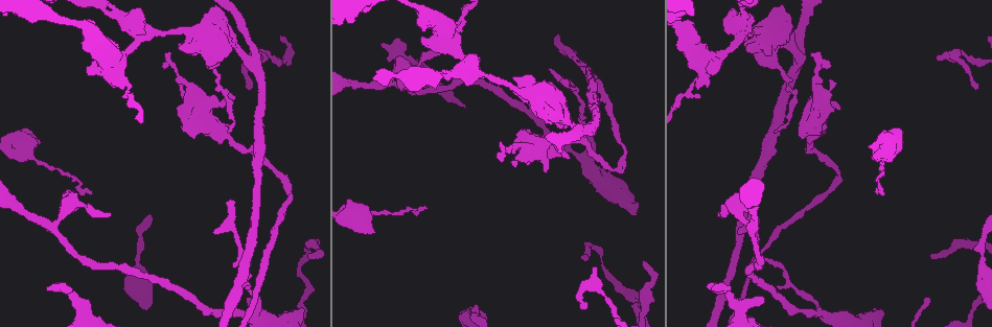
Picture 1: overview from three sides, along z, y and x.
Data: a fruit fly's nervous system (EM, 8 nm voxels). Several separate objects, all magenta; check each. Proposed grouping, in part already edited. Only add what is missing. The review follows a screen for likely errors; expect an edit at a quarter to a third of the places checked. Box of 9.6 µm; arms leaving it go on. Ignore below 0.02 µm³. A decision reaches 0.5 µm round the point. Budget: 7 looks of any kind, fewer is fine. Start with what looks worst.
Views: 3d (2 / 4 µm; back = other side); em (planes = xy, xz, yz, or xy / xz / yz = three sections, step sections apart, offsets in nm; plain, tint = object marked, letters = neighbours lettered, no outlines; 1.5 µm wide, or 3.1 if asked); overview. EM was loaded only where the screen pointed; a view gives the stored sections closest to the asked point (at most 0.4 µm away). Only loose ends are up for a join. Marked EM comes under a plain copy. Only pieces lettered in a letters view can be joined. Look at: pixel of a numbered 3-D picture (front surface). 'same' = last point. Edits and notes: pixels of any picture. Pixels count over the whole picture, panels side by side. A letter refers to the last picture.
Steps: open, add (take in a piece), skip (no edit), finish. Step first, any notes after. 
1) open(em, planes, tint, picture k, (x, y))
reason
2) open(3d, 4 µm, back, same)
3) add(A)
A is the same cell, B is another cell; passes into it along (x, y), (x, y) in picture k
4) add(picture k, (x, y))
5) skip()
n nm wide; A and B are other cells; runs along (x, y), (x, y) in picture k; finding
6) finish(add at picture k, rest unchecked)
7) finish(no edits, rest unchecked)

open(3d, 2 µm, picture 1, (47, 290))
free end

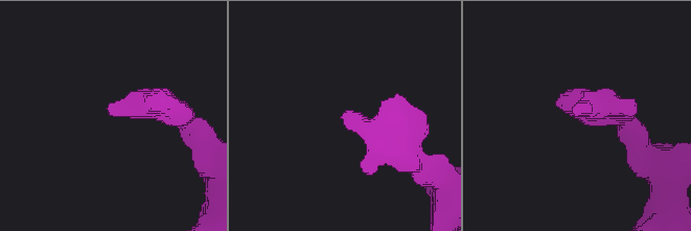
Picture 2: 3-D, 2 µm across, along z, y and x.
open(em, planes, letters, picture 2, (341, 117))
now the EM

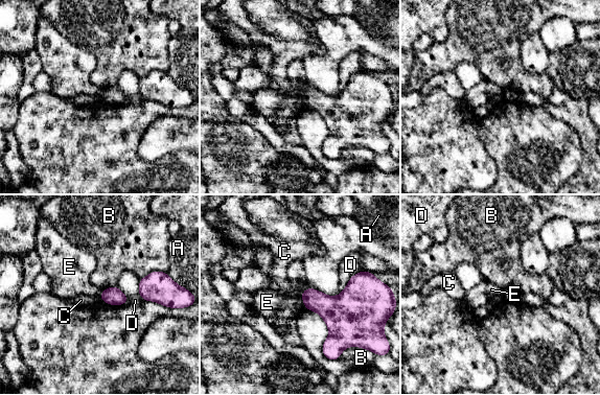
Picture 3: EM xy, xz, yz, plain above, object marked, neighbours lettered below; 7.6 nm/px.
skip()
140 nm wide; A, B, C, D and E are other cells; none of them fits

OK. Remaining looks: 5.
open(3d, 4 µm, picture 1, (499, 142))
an open end

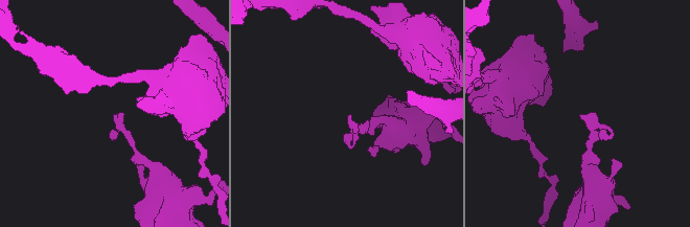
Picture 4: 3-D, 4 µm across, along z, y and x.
open(em, 3.1 µm, xz, step 8, letters, picture 4, (350, 114))
shape alone is not enough

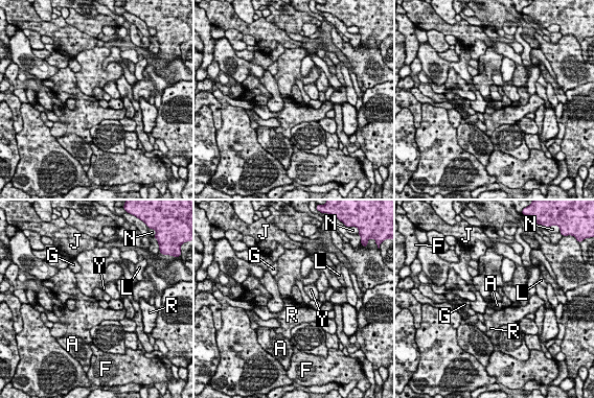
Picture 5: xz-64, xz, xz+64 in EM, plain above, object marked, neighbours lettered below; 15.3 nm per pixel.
open(em, 3.1 µm, planes, letters, same)

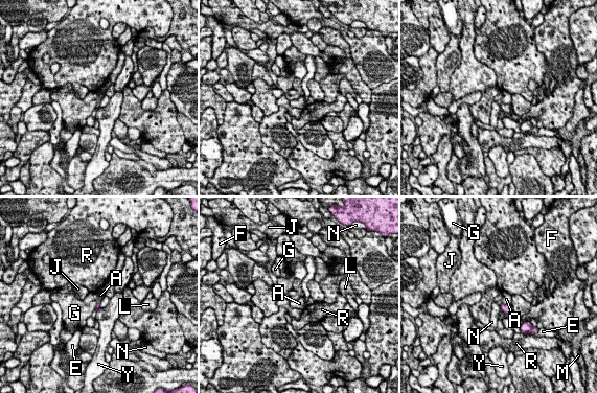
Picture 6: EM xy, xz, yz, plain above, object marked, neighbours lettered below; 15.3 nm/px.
skip()
J touches over 160 nm; A, E, F, G, J, L, M, N, R and Y are other cells; border along (499, 306), (501, 309) in picture 6; no lettered piece goes on from it

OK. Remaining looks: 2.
open(3d, 2 µm, picture 1, (233, 97))
branch stops here

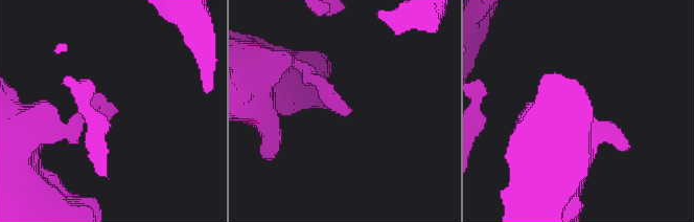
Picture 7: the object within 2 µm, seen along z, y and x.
open(em, planes, letters, picture 7, (114, 104))

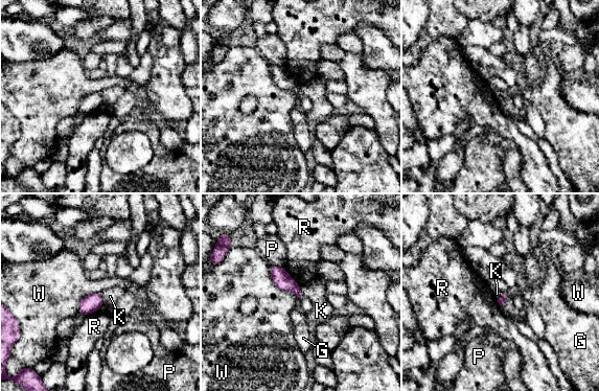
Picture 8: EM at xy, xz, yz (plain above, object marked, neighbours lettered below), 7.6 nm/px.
skip()
G, K, P, R and W are other cells; border along (99, 293), (105, 301) in picture 8; none of them fits

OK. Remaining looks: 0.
finish(no edits, rest unchecked)

